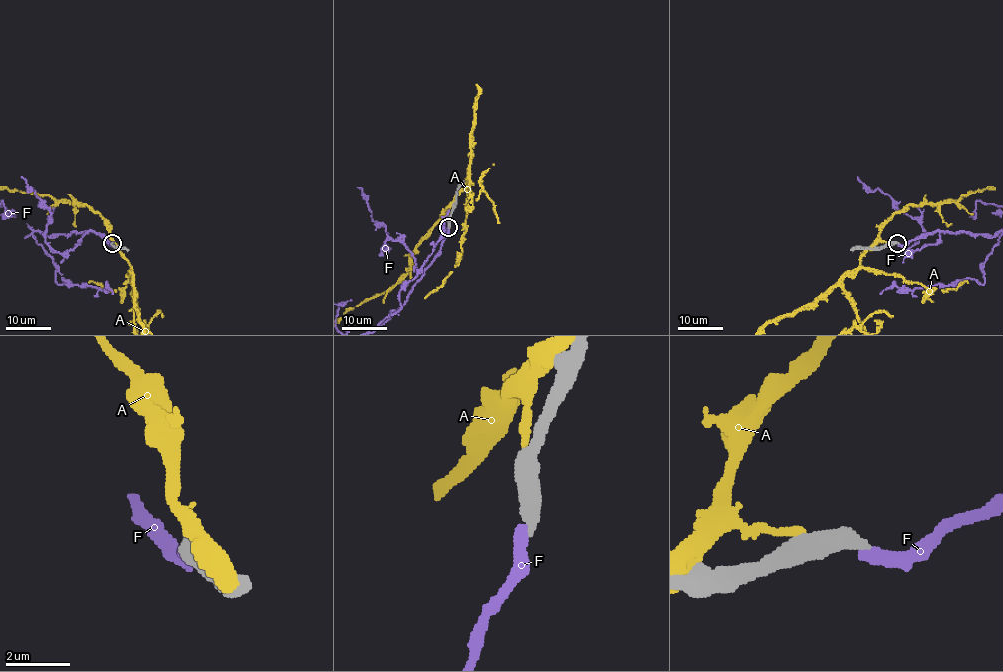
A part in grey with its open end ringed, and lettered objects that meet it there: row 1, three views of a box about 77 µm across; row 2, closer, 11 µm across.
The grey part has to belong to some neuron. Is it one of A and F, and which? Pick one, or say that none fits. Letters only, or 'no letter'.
no letter

